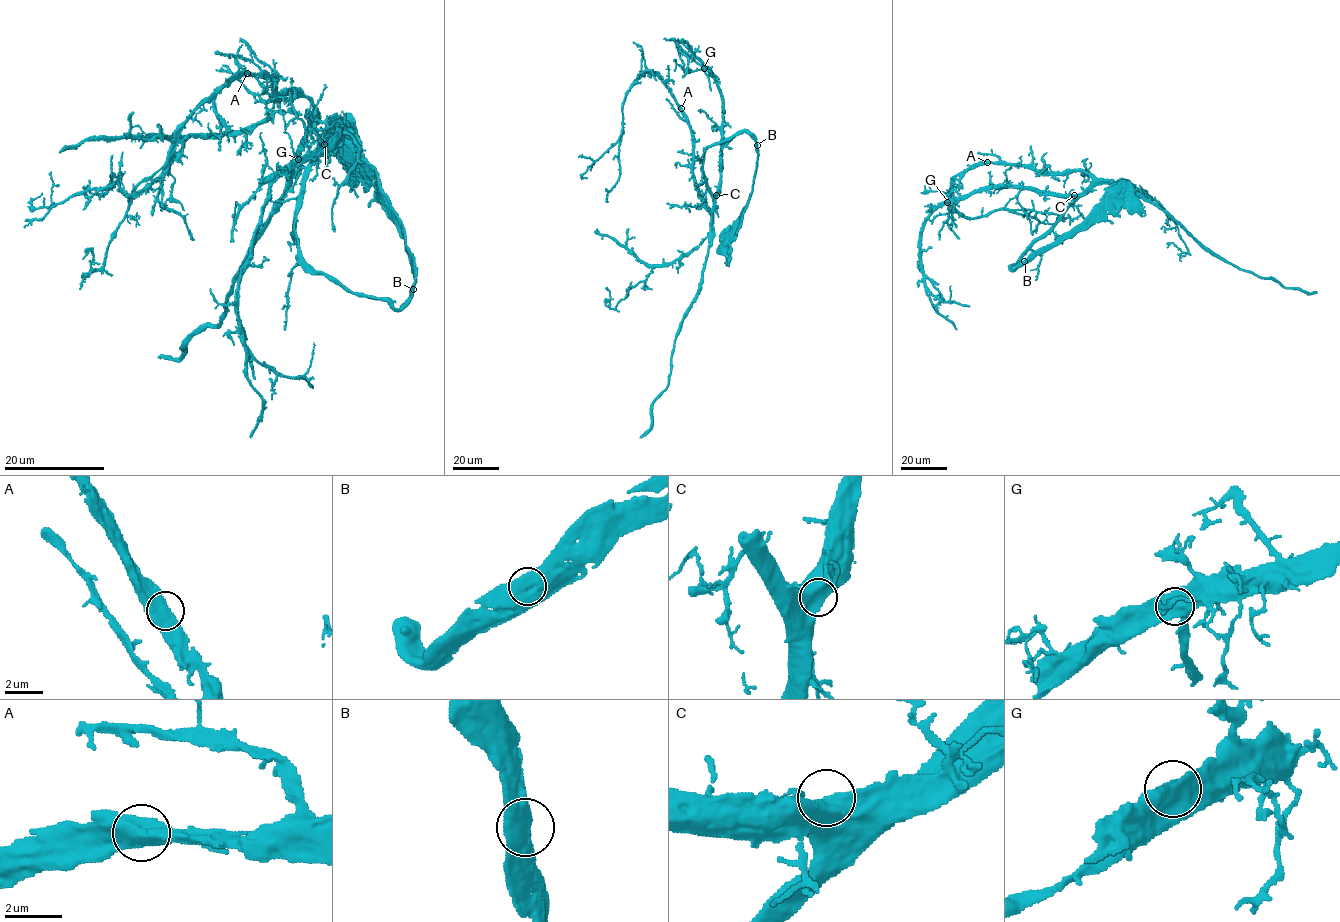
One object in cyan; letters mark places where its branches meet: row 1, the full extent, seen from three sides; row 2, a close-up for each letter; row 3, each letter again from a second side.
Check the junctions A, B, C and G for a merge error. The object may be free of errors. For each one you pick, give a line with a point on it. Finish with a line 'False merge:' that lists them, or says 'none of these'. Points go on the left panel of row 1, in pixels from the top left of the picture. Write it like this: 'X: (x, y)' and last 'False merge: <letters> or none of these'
False merge: none of these

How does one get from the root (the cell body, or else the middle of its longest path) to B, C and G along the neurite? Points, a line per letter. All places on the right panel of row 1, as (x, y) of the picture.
B: (1122, 192), (1110, 194), (1080, 224), (1062, 234), (1032, 259), (1024, 261)
C: (1122, 192), (1110, 194), (1080, 224), (1013, 270), (1011, 266), (1057, 221), (1074, 195)
G: (1122, 192), (1110, 194), (1080, 224), (1014, 270), (1011, 266), (1073, 198), (998, 187), (947, 202)

